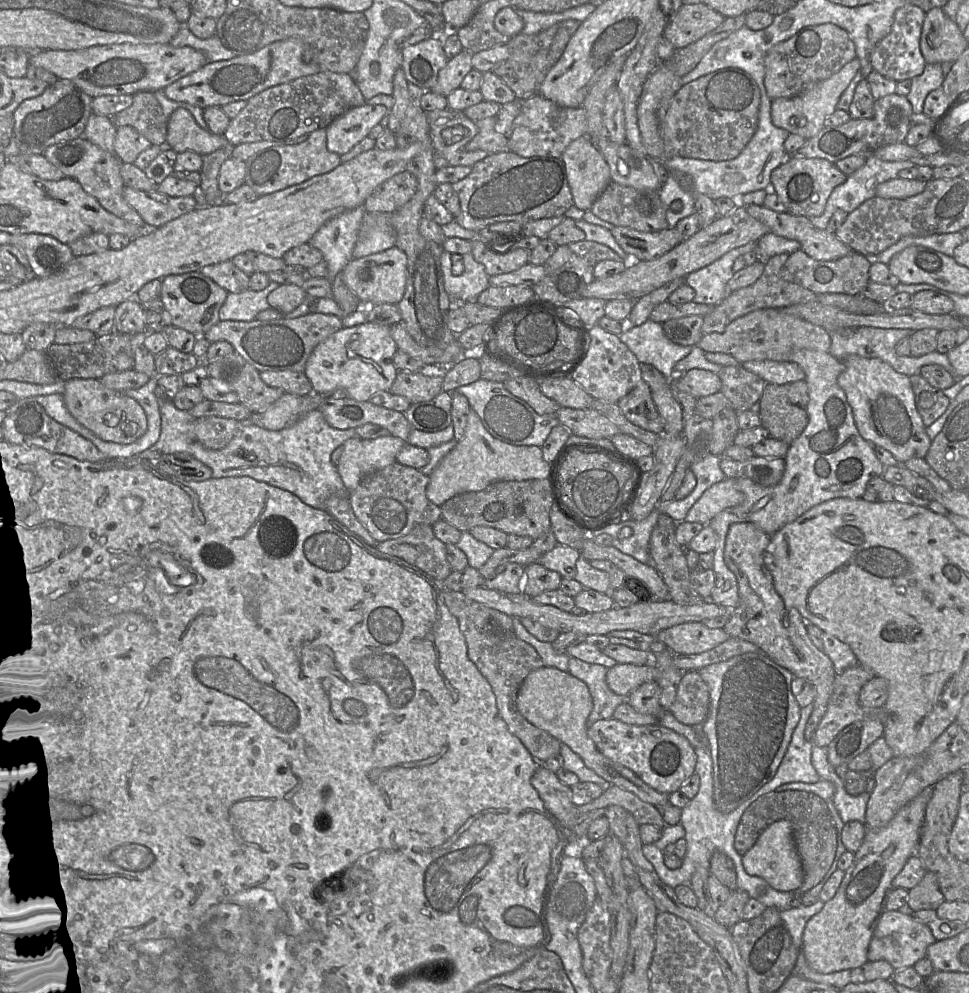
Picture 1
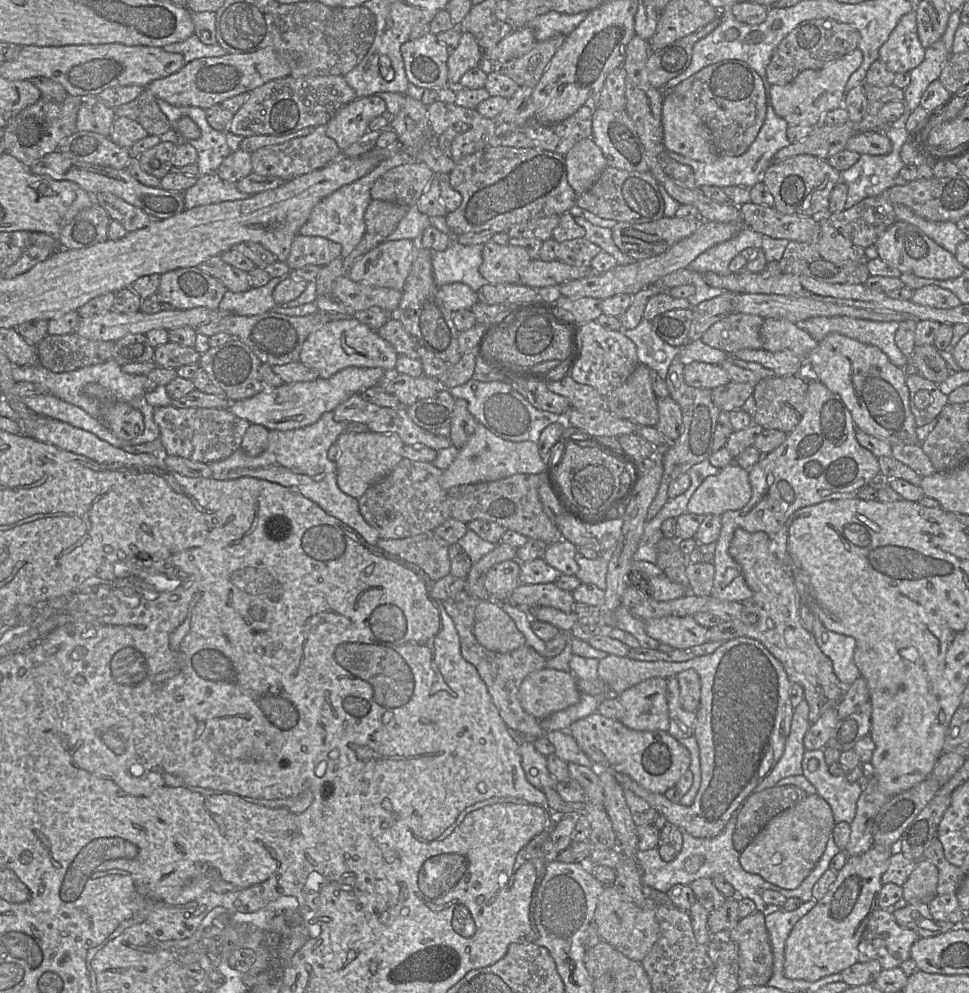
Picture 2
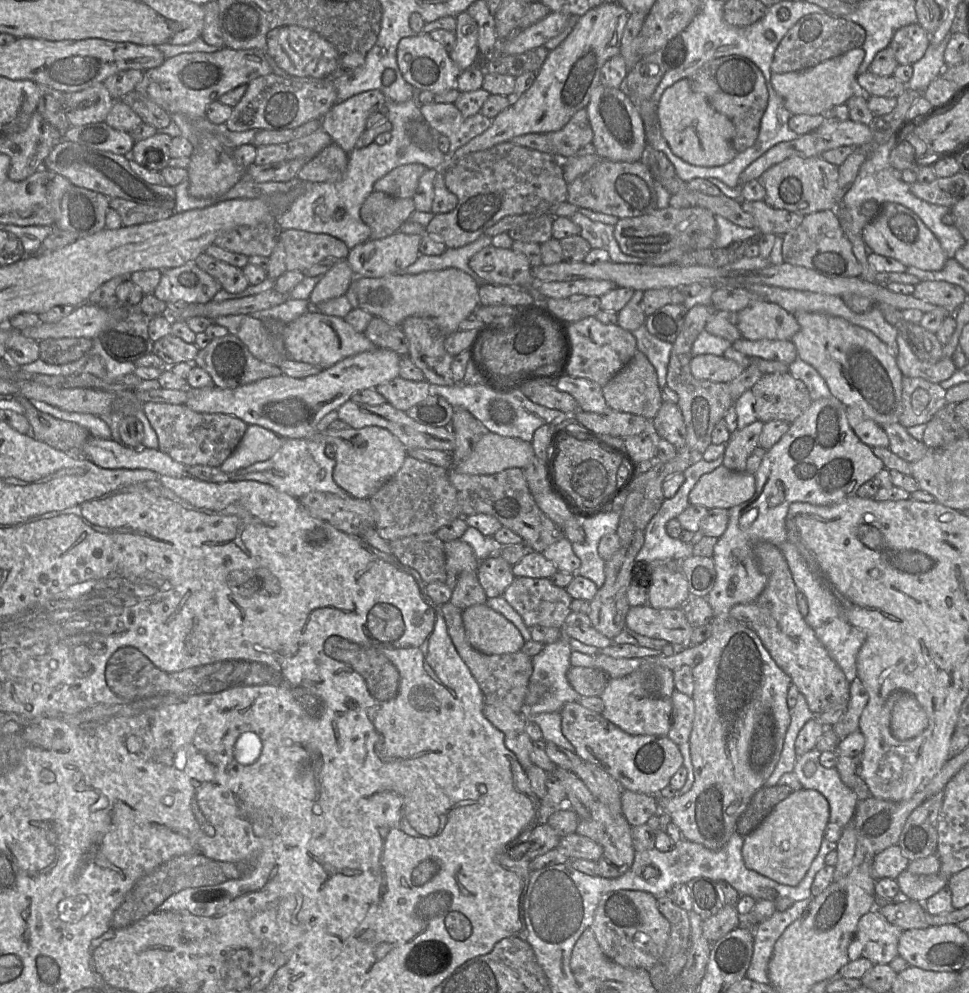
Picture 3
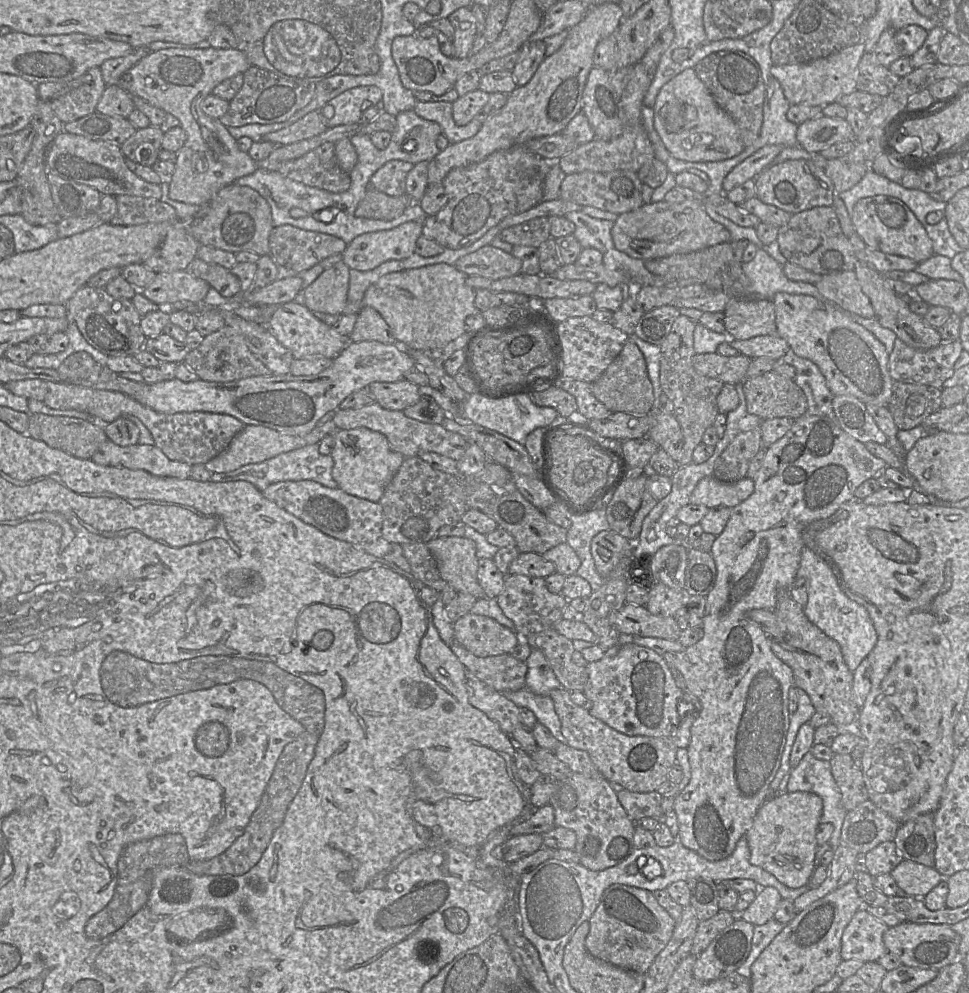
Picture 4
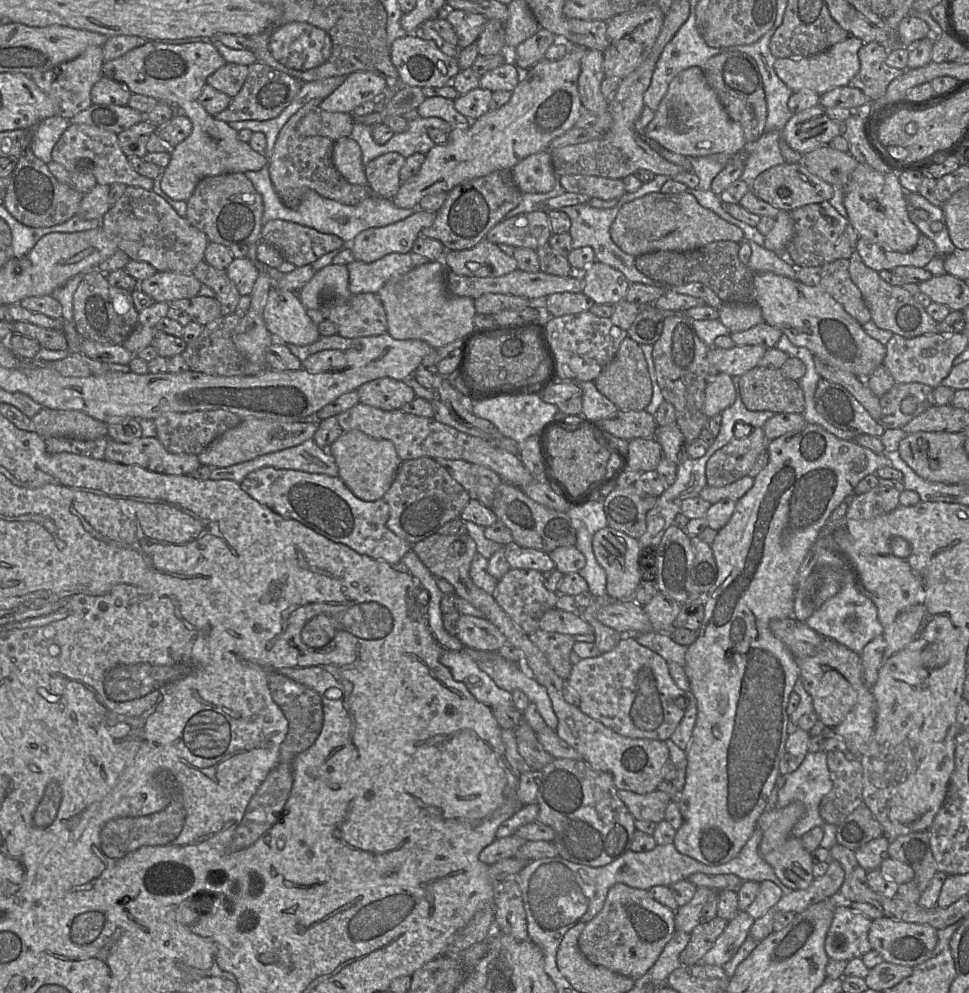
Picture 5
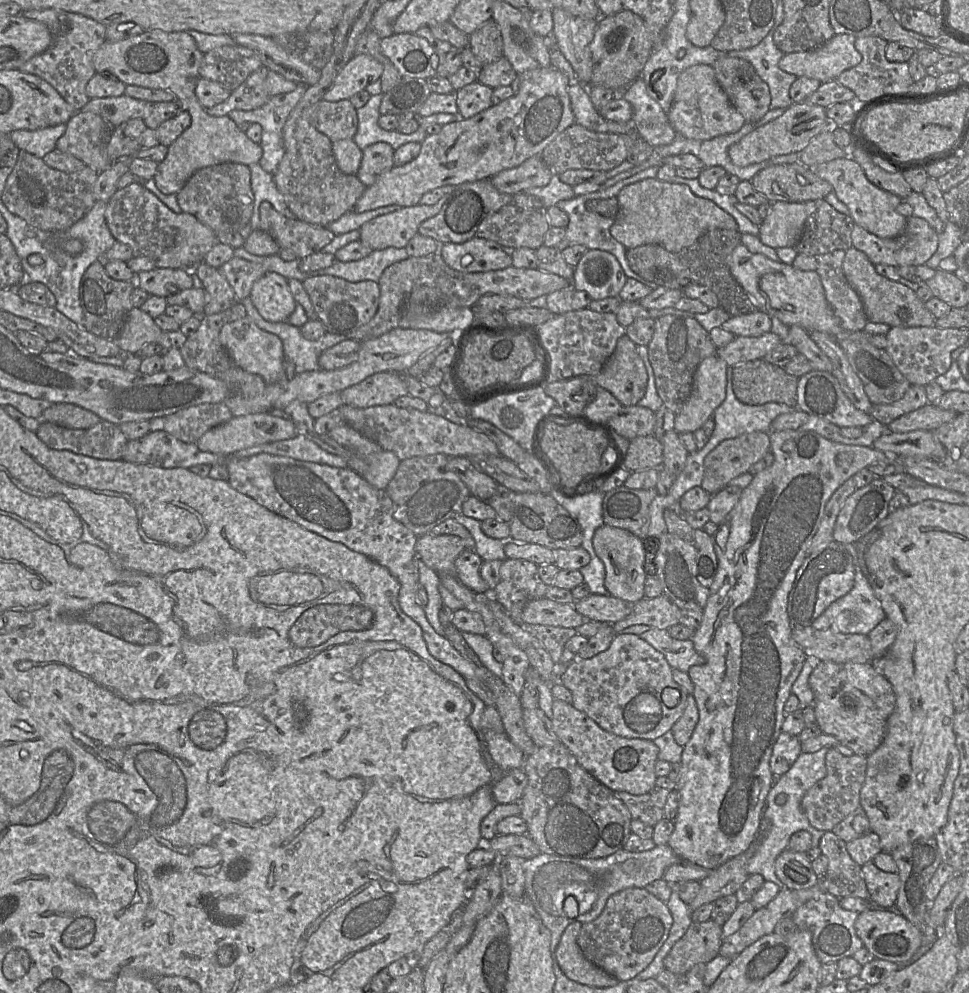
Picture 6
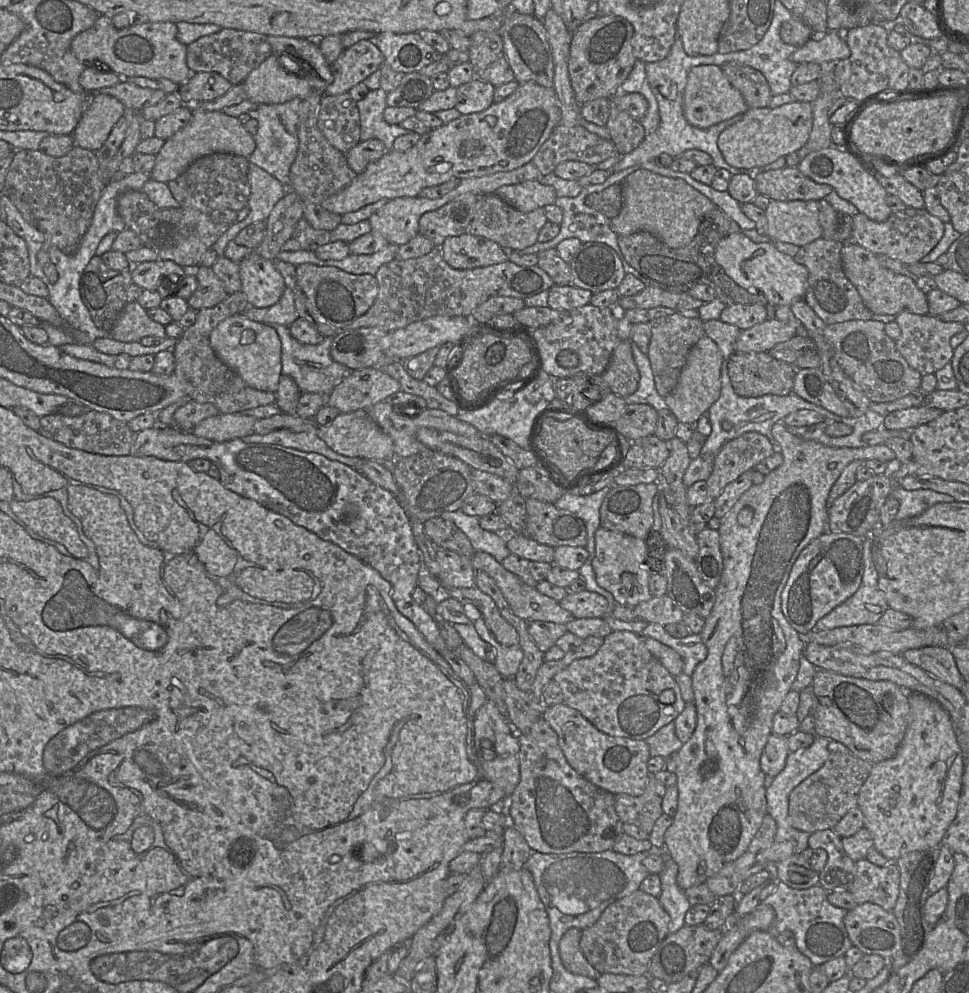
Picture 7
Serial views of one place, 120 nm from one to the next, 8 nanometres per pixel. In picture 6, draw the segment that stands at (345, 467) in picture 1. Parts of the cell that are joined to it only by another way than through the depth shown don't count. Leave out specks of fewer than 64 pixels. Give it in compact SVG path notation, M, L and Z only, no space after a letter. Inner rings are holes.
M382 450L376 454L361 455L367 459L367 471L362 477L377 489L386 489L395 476L400 460L392 451Z

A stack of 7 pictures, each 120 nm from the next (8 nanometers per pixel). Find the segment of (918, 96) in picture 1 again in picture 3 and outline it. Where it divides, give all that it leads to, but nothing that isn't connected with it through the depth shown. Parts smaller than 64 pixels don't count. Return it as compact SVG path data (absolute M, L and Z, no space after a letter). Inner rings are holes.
M950 28L950 33L942 42L939 44L930 43L925 55L912 65L913 75L906 84L907 88L924 93L930 83L941 75L946 67L944 52L951 36Z

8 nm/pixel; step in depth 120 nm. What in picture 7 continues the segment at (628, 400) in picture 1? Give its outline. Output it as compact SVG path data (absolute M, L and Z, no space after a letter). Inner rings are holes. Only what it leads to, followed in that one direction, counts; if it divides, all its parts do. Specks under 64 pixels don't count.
M630 340L617 342L601 376L610 392L622 398L628 397L637 390L640 374L633 358Z

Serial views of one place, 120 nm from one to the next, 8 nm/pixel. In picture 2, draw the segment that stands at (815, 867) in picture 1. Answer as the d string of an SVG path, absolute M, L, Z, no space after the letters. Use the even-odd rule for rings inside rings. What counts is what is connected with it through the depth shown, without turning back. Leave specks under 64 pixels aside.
M794 785L774 786L751 794L740 807L733 834L734 848L742 853L765 825L808 794Z

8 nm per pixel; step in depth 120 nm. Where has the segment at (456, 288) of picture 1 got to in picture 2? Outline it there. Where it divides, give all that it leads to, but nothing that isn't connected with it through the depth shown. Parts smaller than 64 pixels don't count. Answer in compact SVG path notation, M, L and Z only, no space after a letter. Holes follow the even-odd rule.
M452 237L451 245L444 251L433 252L432 270L433 277L438 287L451 283L463 283L477 292L488 281L480 274L479 267L483 262L483 245L462 245Z

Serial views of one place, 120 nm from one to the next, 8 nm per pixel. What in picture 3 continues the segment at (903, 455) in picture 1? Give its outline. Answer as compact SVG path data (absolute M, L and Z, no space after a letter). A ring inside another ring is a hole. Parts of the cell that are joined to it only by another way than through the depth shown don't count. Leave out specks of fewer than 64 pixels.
M801 312L795 314L799 324L798 332L791 341L798 358L811 365L826 382L831 395L845 407L857 407L863 414L880 426L896 423L902 413L903 375L895 357L887 346L871 331L853 325L843 318L824 313Z

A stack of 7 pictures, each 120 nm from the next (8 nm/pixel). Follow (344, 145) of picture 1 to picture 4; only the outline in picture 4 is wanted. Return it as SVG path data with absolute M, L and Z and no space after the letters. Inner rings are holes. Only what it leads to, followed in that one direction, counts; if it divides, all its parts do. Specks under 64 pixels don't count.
M358 86L344 91L338 96L331 99L327 104L331 105L335 109L335 115L328 119L325 116L326 124L328 128L333 128L339 125L354 124L362 121L363 112L371 106L379 106L382 101L382 90L375 86Z

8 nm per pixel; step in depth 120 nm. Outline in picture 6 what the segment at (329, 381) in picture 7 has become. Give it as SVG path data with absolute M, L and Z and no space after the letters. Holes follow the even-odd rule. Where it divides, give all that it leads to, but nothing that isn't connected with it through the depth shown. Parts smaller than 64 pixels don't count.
M249 297L241 302L246 309L247 316L260 329L273 333L281 339L285 358L294 364L296 373L319 370L318 359L322 352L342 341L348 340L345 334L328 332L318 340L307 340L298 327L287 322L275 323L265 320Z

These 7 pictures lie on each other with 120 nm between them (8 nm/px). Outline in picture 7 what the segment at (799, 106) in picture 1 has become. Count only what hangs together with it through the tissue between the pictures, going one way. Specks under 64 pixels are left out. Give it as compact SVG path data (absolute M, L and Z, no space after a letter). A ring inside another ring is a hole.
M827 31L814 33L803 46L791 55L796 64L801 63L836 63L850 56L850 49L843 37L843 32Z

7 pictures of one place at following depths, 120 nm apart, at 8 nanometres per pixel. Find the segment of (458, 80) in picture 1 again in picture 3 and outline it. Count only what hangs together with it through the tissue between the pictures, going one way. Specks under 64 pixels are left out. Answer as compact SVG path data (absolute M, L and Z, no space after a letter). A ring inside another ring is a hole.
M467 11L456 16L456 22L456 42L449 54L452 61L463 72L476 65L480 57L477 45L478 26Z

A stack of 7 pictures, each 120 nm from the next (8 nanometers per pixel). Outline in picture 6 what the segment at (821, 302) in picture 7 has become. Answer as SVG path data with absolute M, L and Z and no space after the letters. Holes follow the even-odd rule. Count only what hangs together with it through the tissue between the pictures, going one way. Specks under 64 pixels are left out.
M835 250L826 254L808 256L798 253L792 265L803 271L815 271L820 276L825 297L834 314L840 319L846 331L862 331L868 322L863 303L857 292L848 283L843 272L844 250Z

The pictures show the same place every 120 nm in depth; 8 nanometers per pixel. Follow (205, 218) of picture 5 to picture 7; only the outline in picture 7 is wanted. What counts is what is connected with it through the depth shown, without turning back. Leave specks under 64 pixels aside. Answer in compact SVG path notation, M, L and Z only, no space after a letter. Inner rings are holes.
M213 153L195 160L179 177L167 183L179 206L193 208L205 214L230 209L235 212L247 206L251 195L248 178L249 161L243 156Z

